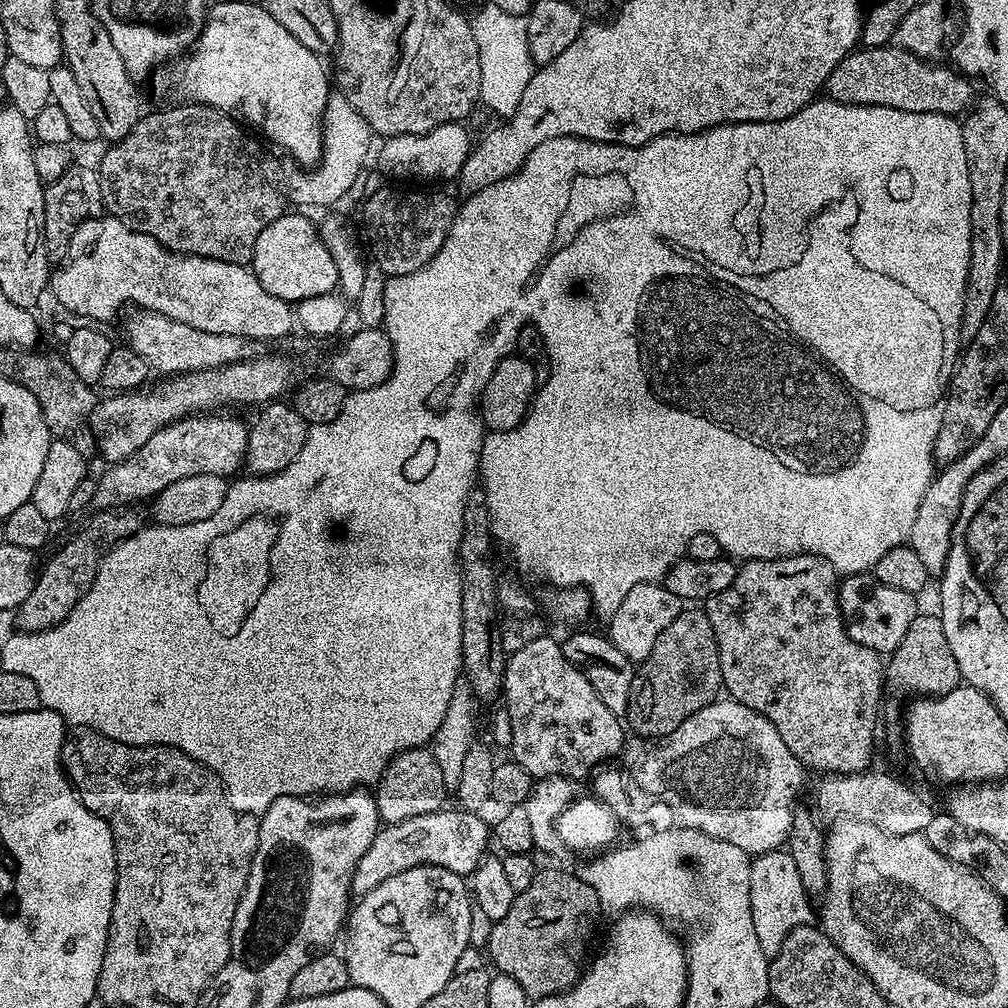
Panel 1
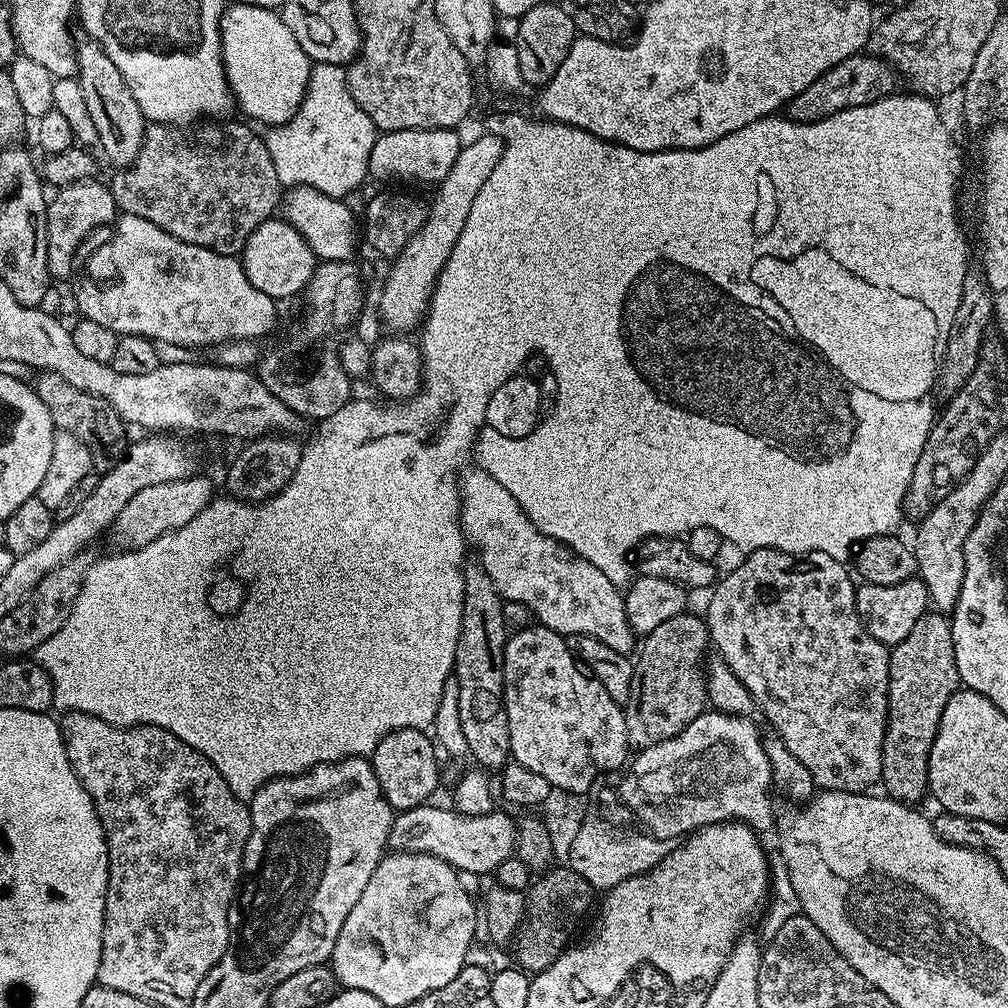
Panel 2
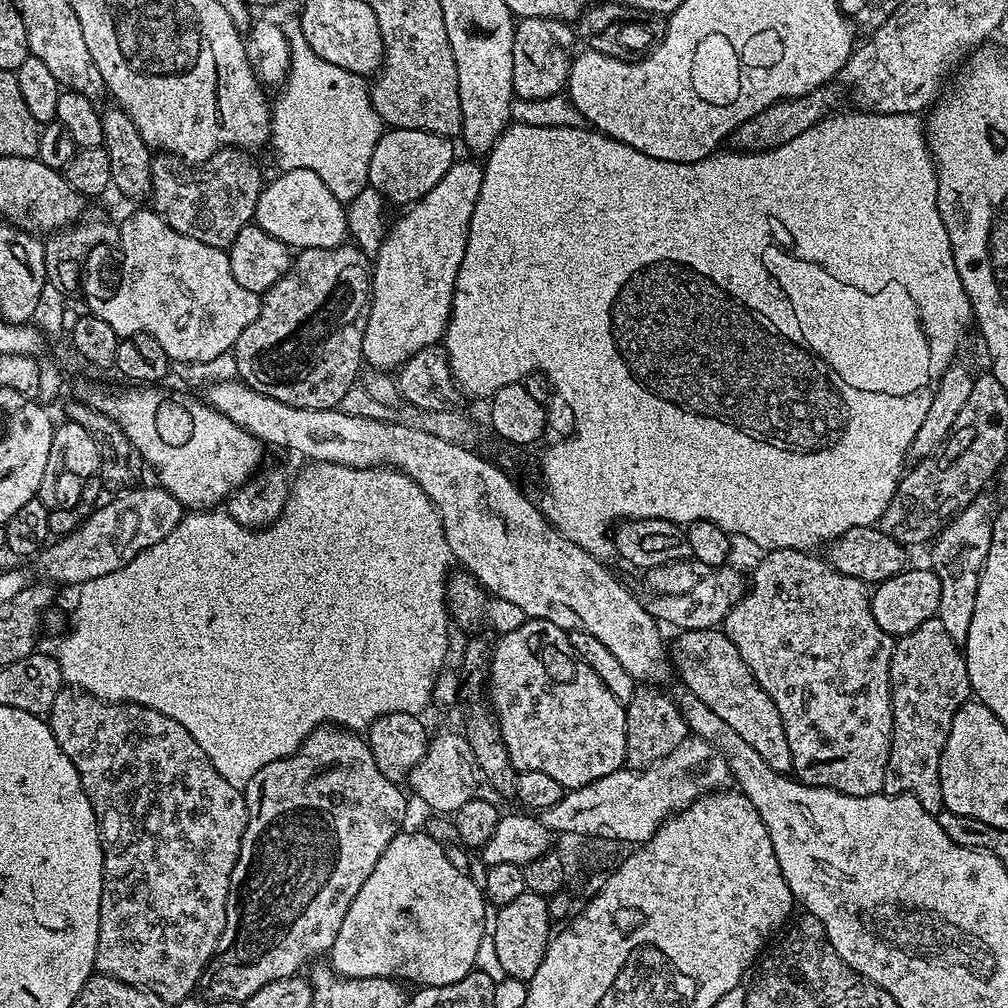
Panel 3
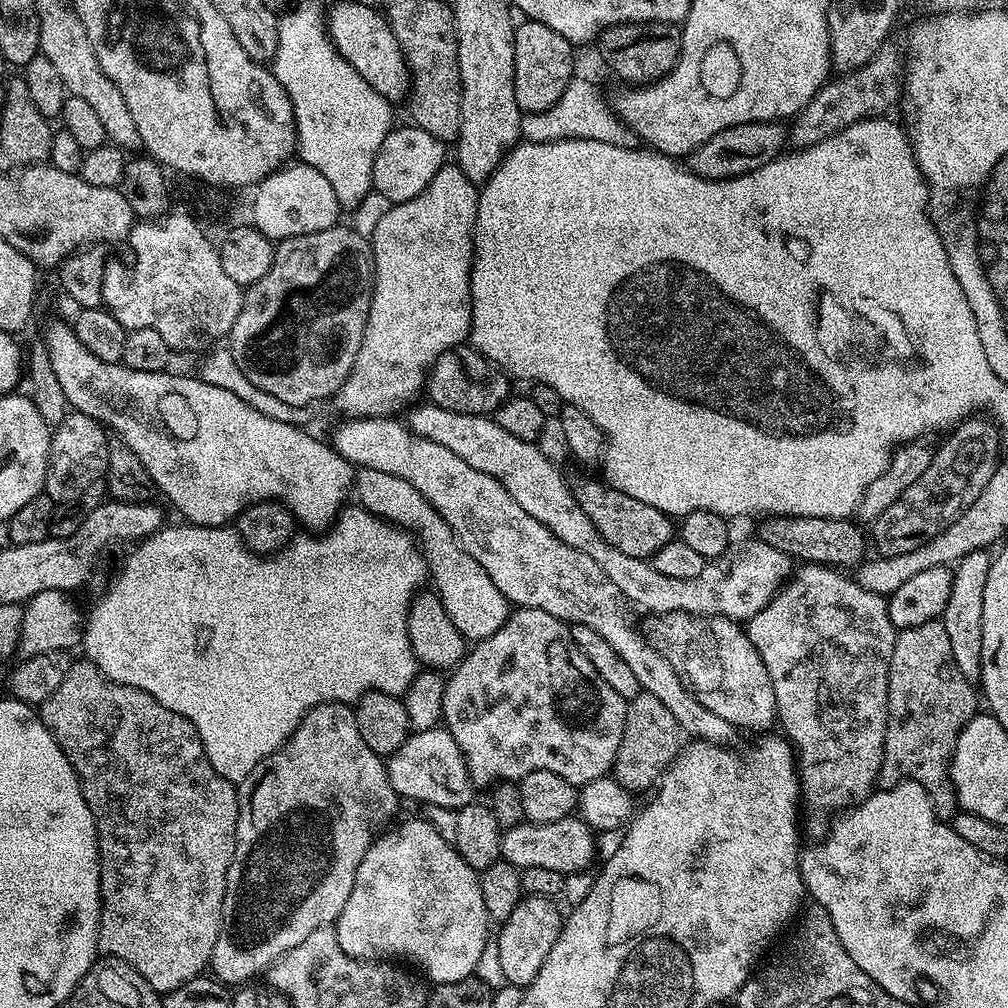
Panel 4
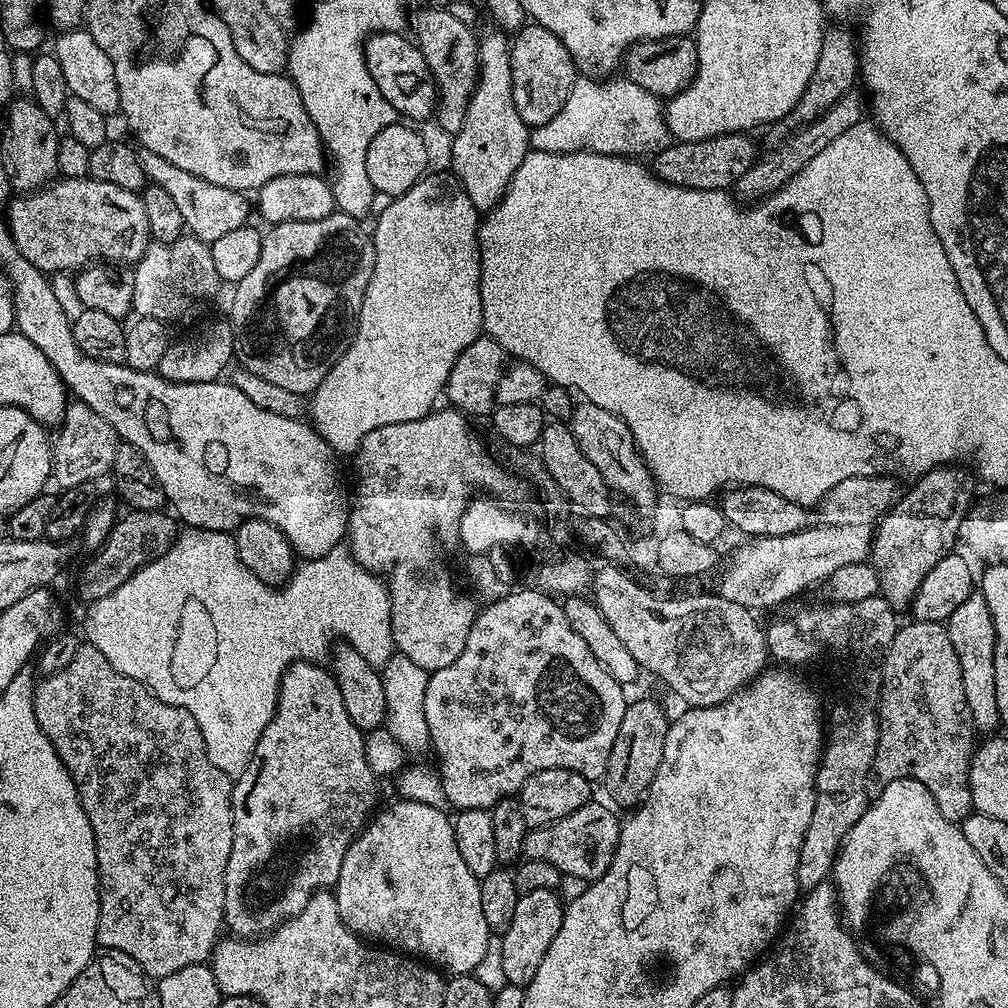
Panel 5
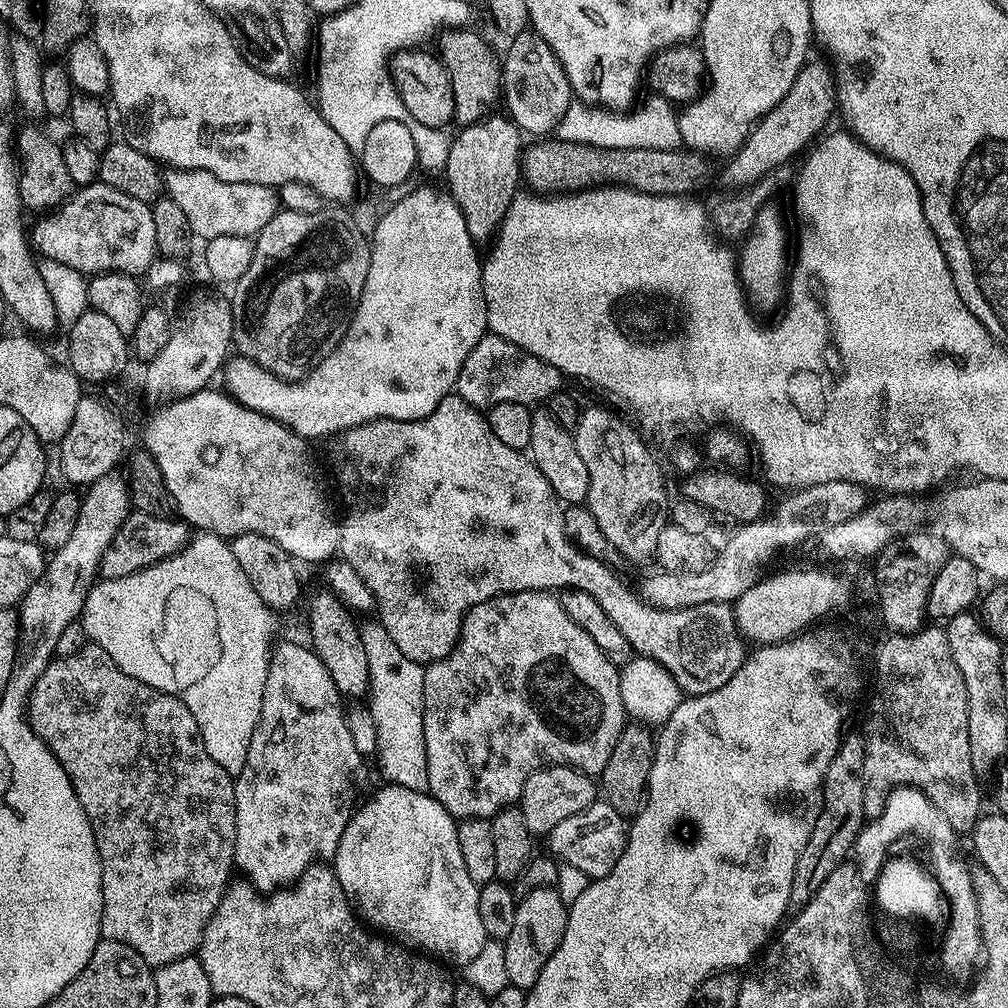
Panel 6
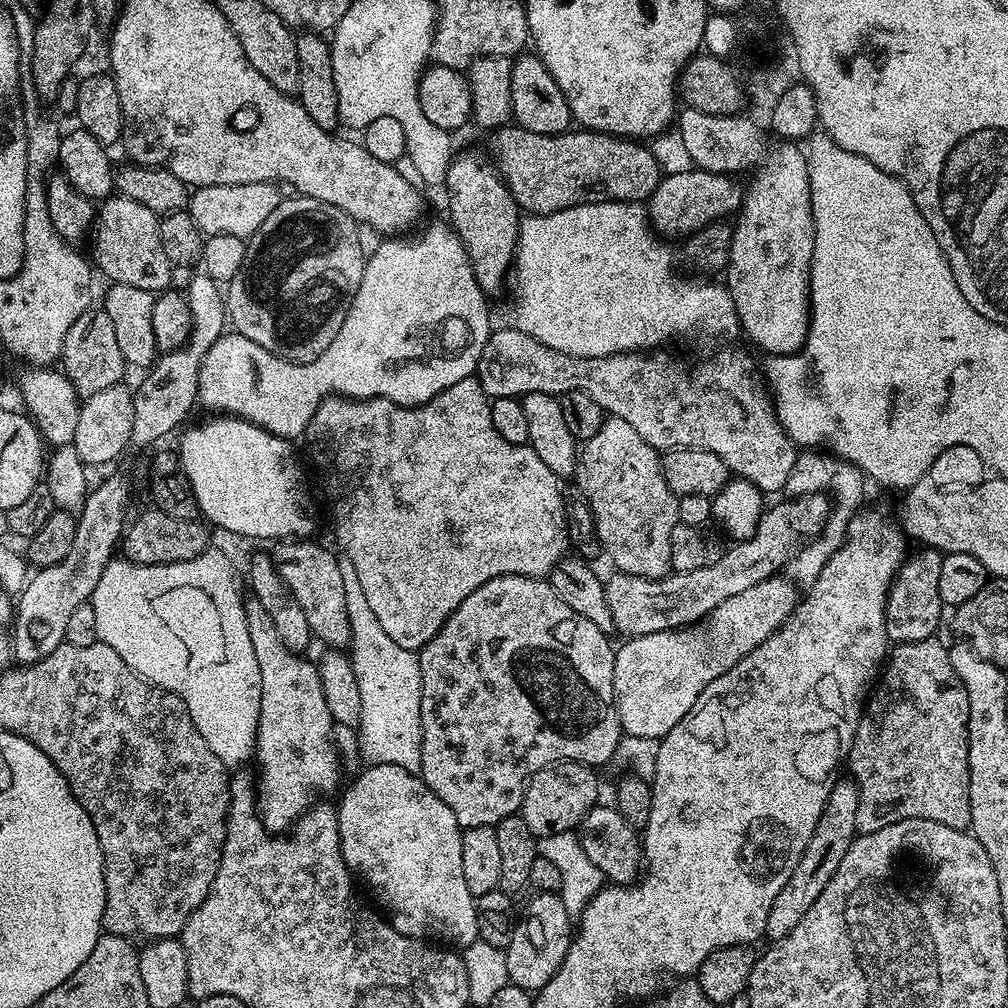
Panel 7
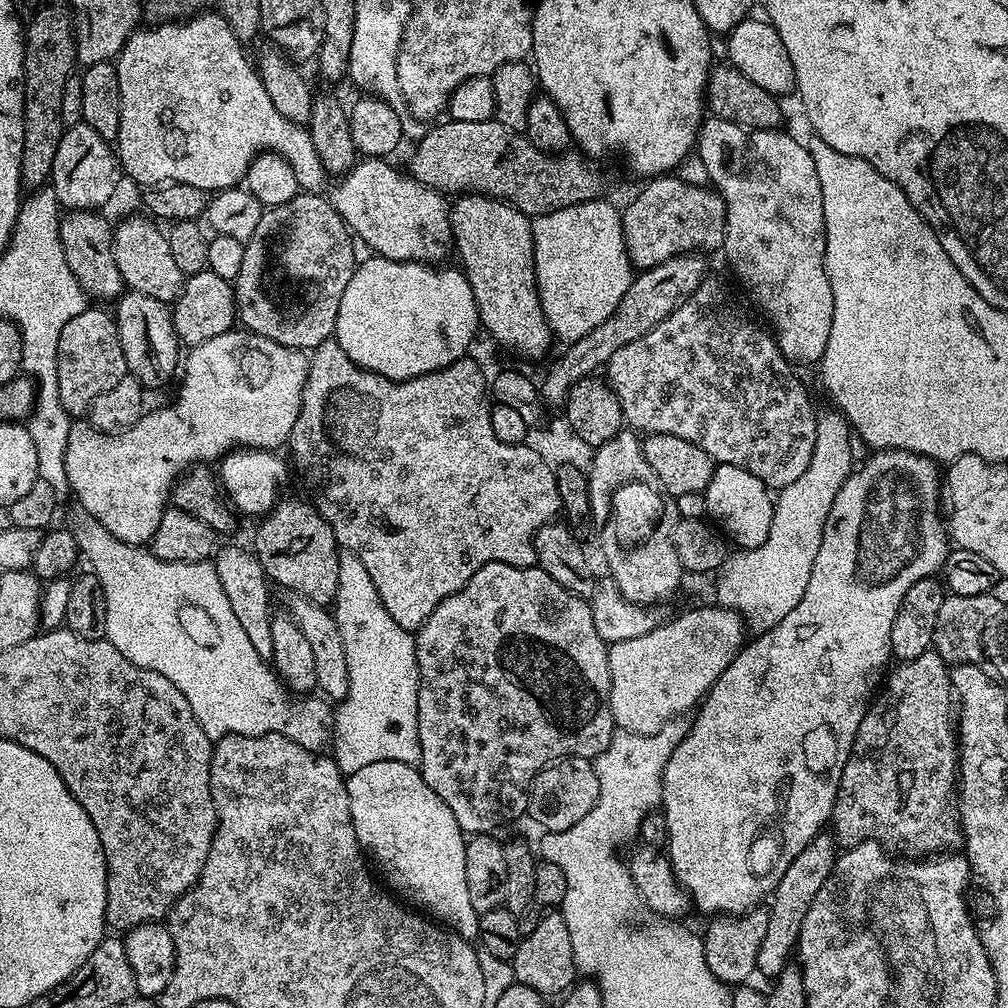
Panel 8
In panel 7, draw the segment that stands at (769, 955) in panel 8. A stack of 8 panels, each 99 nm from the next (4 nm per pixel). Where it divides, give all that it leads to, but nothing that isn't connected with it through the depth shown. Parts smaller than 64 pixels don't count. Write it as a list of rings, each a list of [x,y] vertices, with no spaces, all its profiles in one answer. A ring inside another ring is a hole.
[[[851,778],[837,779],[832,785],[832,793],[828,804],[822,810],[822,818],[818,818],[818,826],[814,826],[814,834],[810,842],[806,842],[806,850],[802,850],[802,858],[798,858],[798,866],[794,866],[794,874],[786,881],[786,886],[778,890],[778,898],[774,898],[774,906],[770,906],[770,918],[766,918],[764,936],[769,941],[775,942],[786,938],[798,922],[802,922],[806,910],[814,906],[818,894],[826,890],[826,882],[834,878],[834,870],[838,870],[838,862],[846,855],[846,850],[851,846],[858,835],[856,819],[858,818],[858,802],[860,791],[855,780]]]

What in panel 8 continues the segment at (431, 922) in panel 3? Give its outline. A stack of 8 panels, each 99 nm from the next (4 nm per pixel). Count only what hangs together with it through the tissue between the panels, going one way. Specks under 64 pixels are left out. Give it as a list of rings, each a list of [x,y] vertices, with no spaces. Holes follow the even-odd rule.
[[[370,762],[370,766],[362,766],[362,770],[347,773],[346,783],[354,834],[371,863],[380,867],[385,880],[383,883],[401,901],[407,902],[425,917],[466,941],[475,941],[480,935],[480,913],[470,903],[466,886],[466,834],[458,826],[454,814],[450,814],[450,806],[446,806],[446,802],[442,802],[430,786],[426,786],[419,767],[406,762]]]

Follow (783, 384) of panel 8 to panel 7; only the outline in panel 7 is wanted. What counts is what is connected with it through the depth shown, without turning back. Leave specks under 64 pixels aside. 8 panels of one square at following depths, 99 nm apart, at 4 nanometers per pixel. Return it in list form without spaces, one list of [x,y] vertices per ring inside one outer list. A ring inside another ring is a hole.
[[[505,326],[497,327],[489,334],[486,346],[482,346],[482,354],[476,363],[474,375],[490,398],[523,398],[531,392],[560,398],[566,392],[580,391],[588,395],[605,413],[622,418],[622,422],[630,422],[630,426],[634,426],[634,430],[642,434],[642,438],[651,448],[706,450],[710,454],[718,454],[729,473],[758,486],[760,492],[771,494],[779,488],[783,489],[796,465],[798,448],[784,433],[784,427],[776,418],[773,401],[758,375],[758,364],[740,348],[724,348],[721,352],[714,353],[709,360],[698,361],[692,369],[683,368],[682,365],[667,360],[662,353],[660,350],[641,350],[619,352],[602,358],[578,358],[562,354],[562,350],[550,350],[550,346],[530,338],[530,334],[522,334],[522,330]]]

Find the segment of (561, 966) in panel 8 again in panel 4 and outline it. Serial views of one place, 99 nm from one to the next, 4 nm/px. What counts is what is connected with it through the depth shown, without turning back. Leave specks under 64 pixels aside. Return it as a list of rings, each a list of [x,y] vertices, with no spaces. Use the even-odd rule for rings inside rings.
[[[525,895],[518,902],[518,906],[514,906],[514,914],[510,914],[510,918],[506,918],[499,925],[500,934],[495,940],[506,984],[525,989],[530,987],[534,978],[538,978],[538,970],[542,970],[542,962],[546,962],[554,942],[558,942],[558,934],[565,922],[562,912],[560,916],[561,905],[556,903],[550,896]]]

